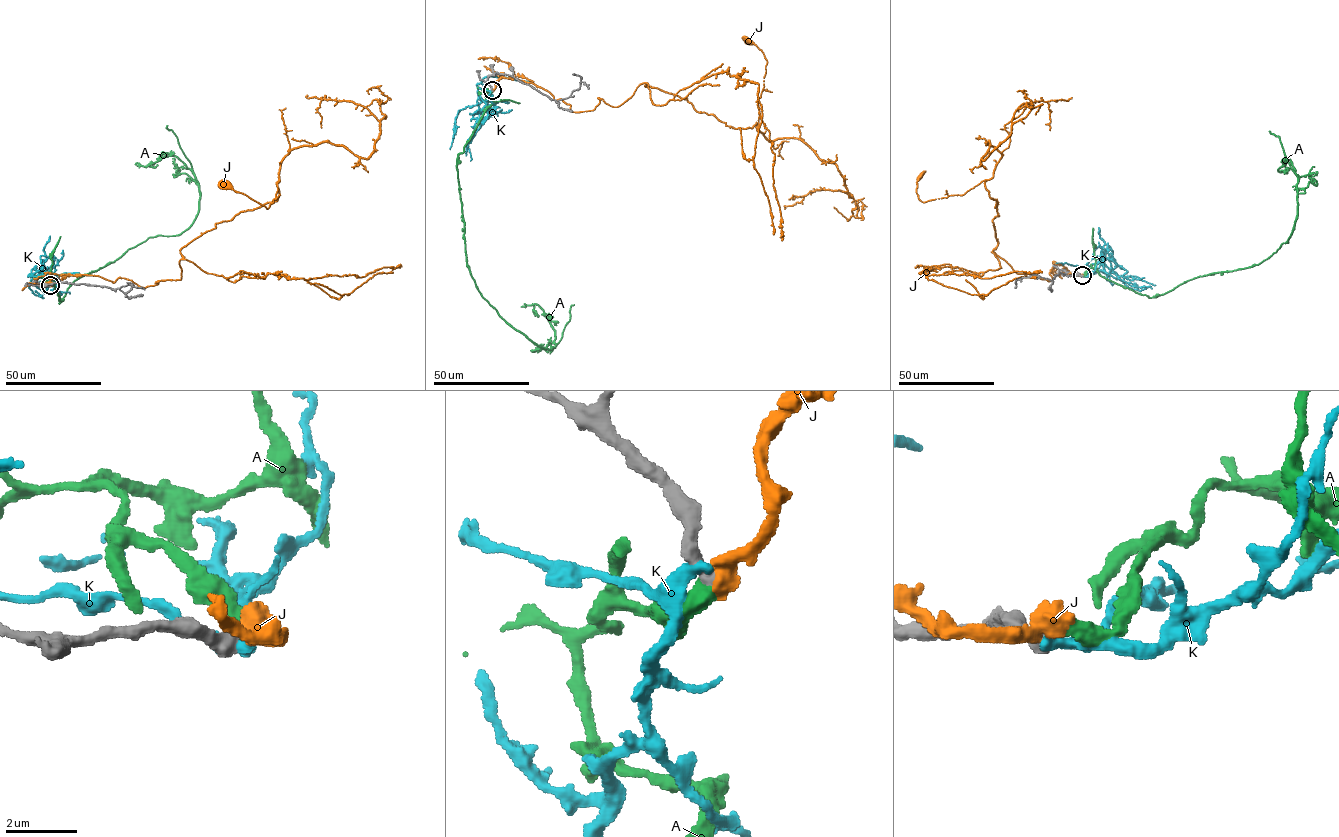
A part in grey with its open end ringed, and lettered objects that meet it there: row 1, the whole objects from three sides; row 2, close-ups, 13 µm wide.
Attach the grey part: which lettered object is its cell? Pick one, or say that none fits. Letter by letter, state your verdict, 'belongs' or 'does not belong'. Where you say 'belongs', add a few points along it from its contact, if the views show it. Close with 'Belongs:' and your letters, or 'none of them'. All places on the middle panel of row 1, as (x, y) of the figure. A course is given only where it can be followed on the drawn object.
A: belongs; it runs (492, 91), (458, 156), (466, 265), (482, 297), (507, 323), (541, 348), (555, 348), (543, 309), (521, 306)
J: does not belong
K: does not belong
Belongs: A

